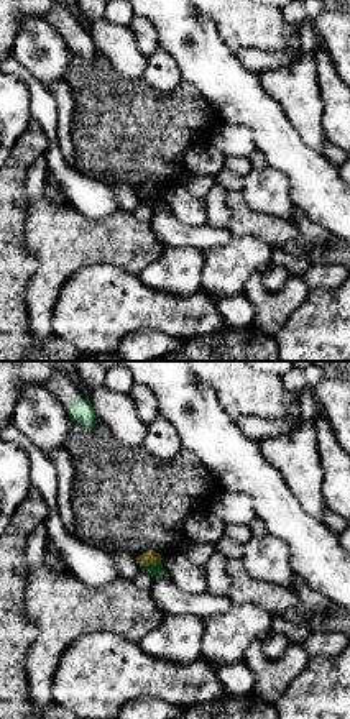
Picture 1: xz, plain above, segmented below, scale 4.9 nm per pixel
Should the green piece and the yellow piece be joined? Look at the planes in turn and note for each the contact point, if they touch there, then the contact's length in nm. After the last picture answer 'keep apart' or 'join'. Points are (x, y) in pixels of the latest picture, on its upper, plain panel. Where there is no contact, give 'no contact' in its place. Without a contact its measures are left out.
(150, 197) | 110 nm

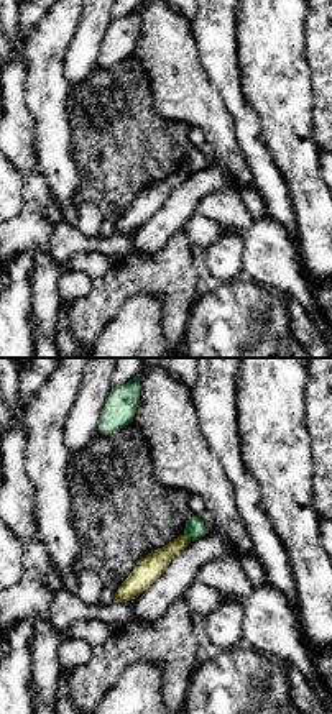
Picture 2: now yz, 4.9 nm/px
(186, 169) | 60 nm

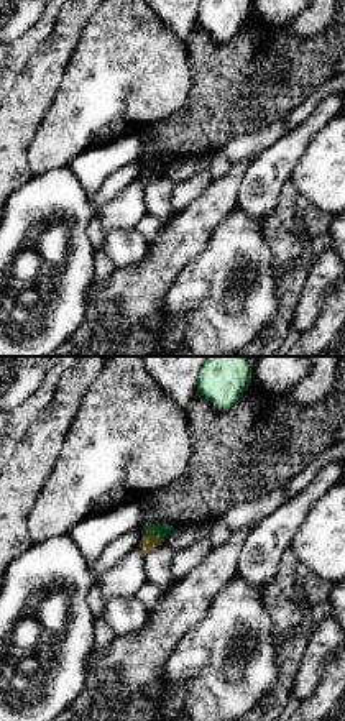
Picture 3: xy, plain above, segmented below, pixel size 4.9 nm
(153, 166) | 110 nm

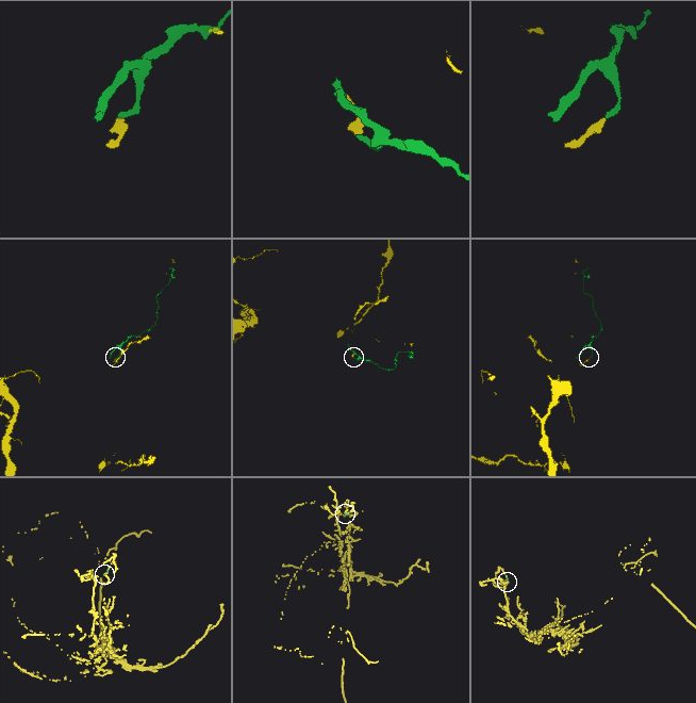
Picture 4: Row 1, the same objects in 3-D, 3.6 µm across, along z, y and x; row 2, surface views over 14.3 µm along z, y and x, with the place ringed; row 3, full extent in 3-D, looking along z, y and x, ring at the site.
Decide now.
keep apart

